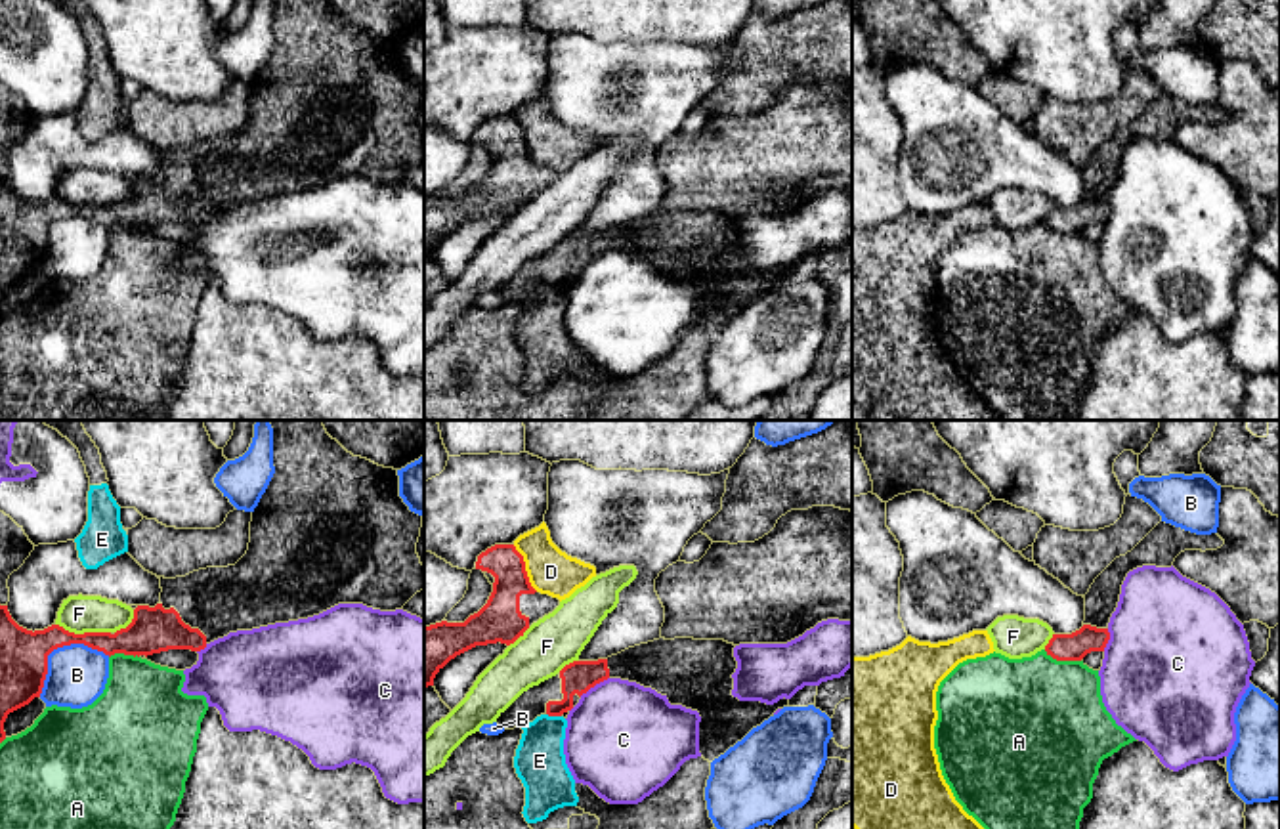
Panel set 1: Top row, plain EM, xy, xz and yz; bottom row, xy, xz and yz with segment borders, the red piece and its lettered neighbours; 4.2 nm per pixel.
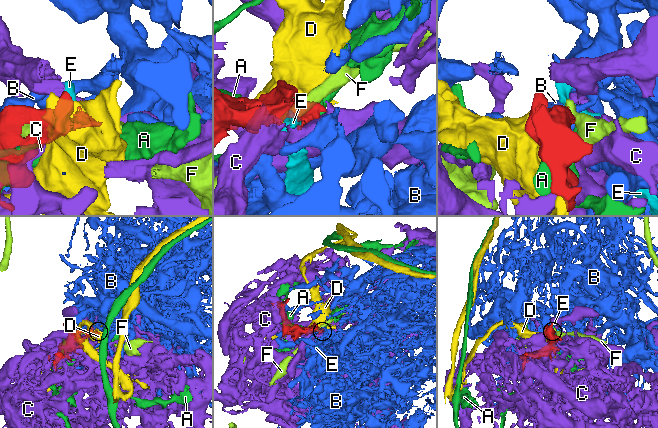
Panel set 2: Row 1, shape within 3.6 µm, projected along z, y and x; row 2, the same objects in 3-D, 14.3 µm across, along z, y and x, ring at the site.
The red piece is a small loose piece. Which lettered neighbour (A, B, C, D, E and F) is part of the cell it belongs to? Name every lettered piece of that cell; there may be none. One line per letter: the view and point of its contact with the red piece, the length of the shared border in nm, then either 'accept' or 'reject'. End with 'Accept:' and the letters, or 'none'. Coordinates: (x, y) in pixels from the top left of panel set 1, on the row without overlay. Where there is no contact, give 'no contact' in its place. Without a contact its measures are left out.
A: yz (1063, 232) | 170 nm | reject
B: xy (58, 218) | 340 nm | reject
C: xz (593, 258) | 150 nm | reject
D: xz (524, 140) | 220 nm | reject
E: xz (554, 287) | 70 nm | reject
F: xy (85, 205) | 240 nm | reject
Accept: none

